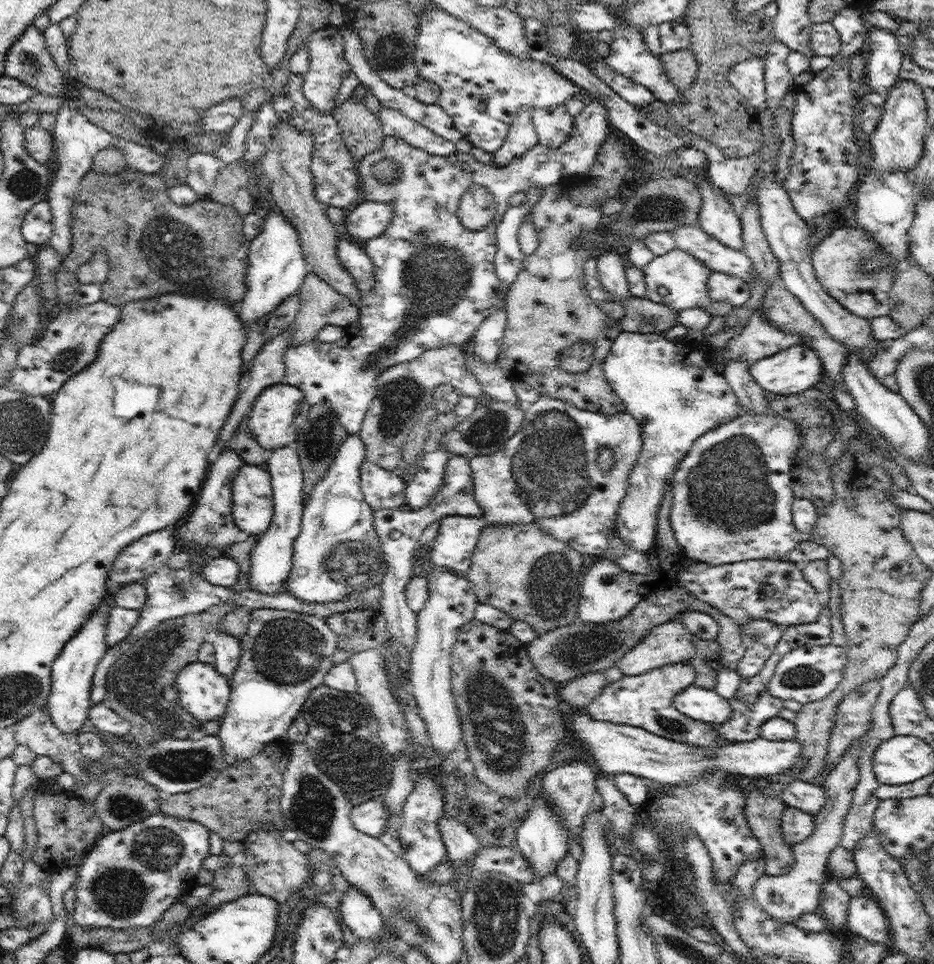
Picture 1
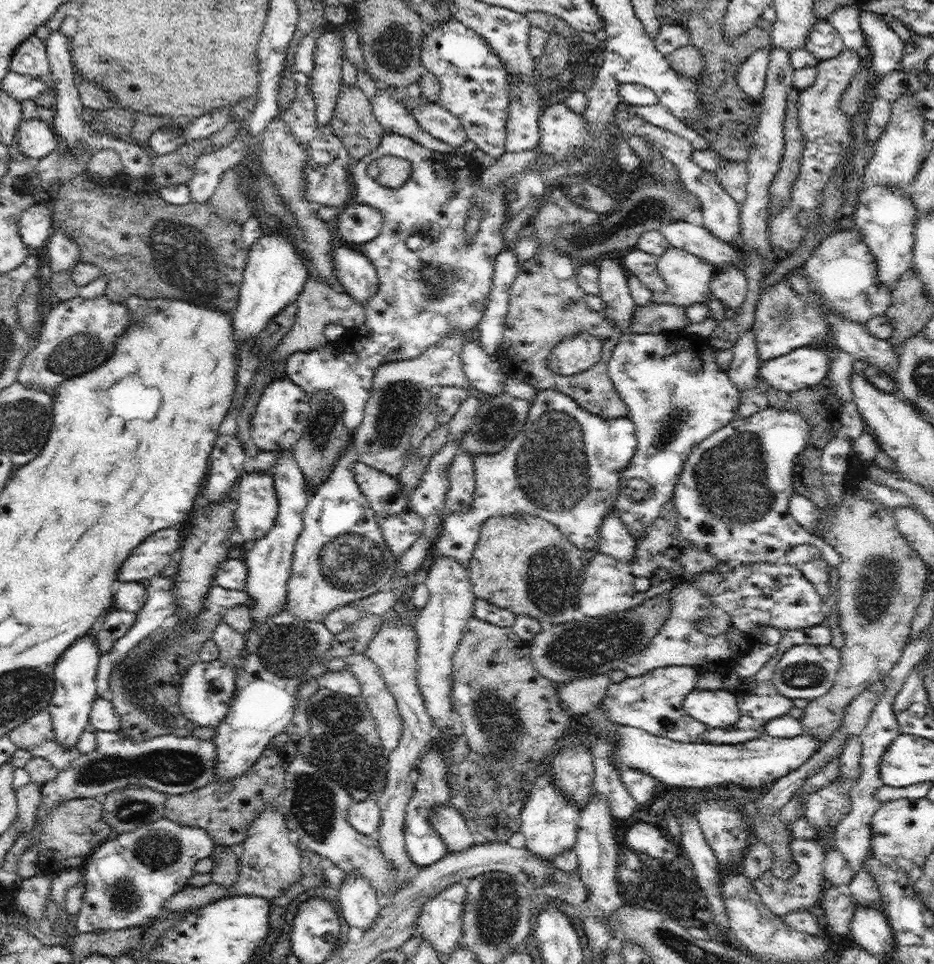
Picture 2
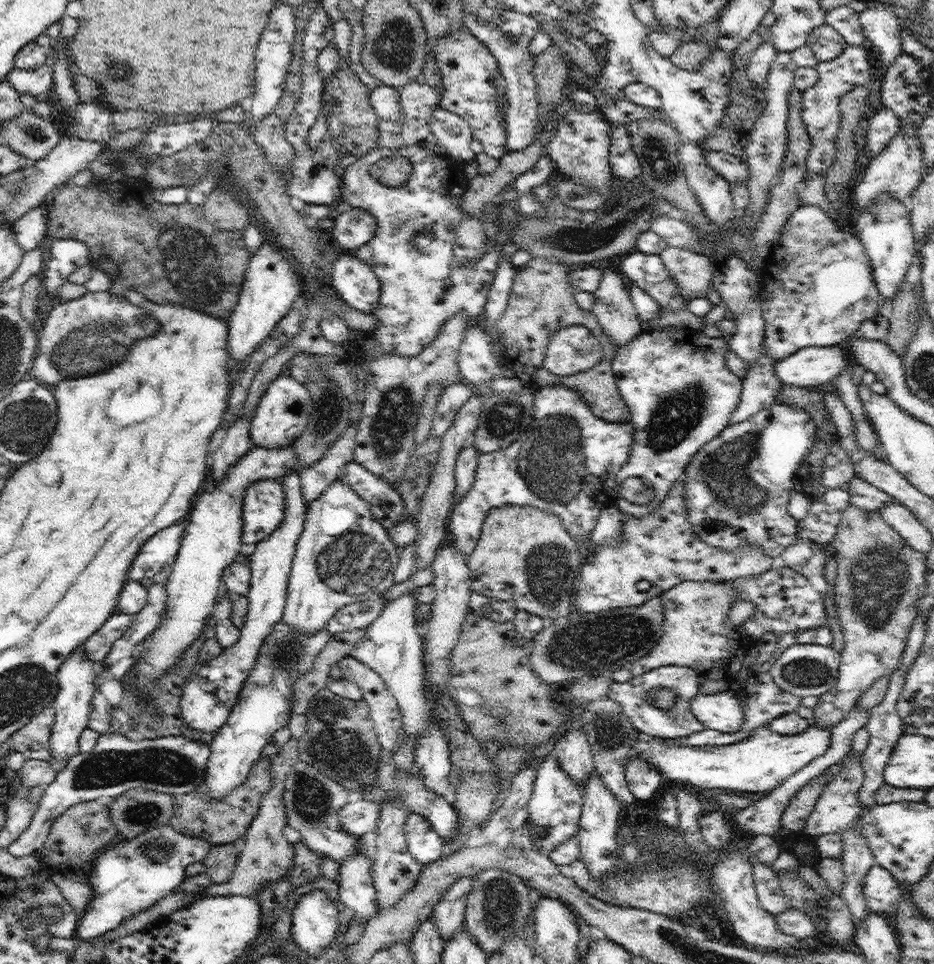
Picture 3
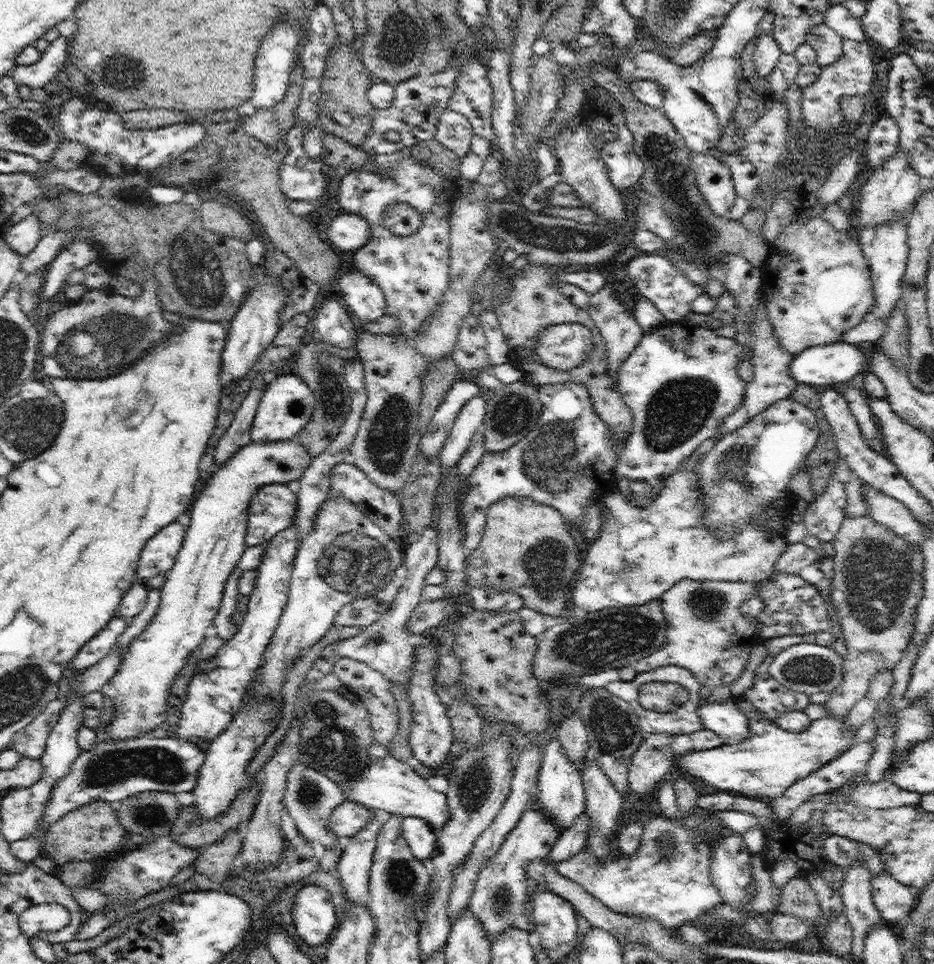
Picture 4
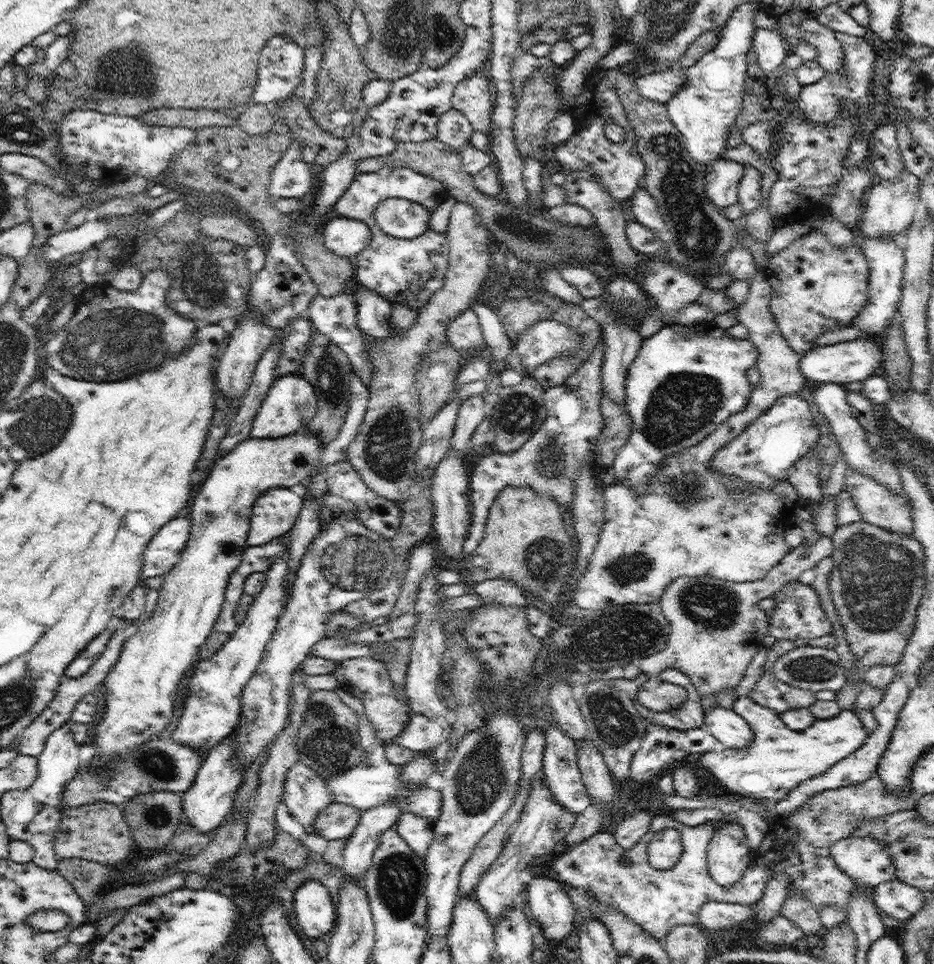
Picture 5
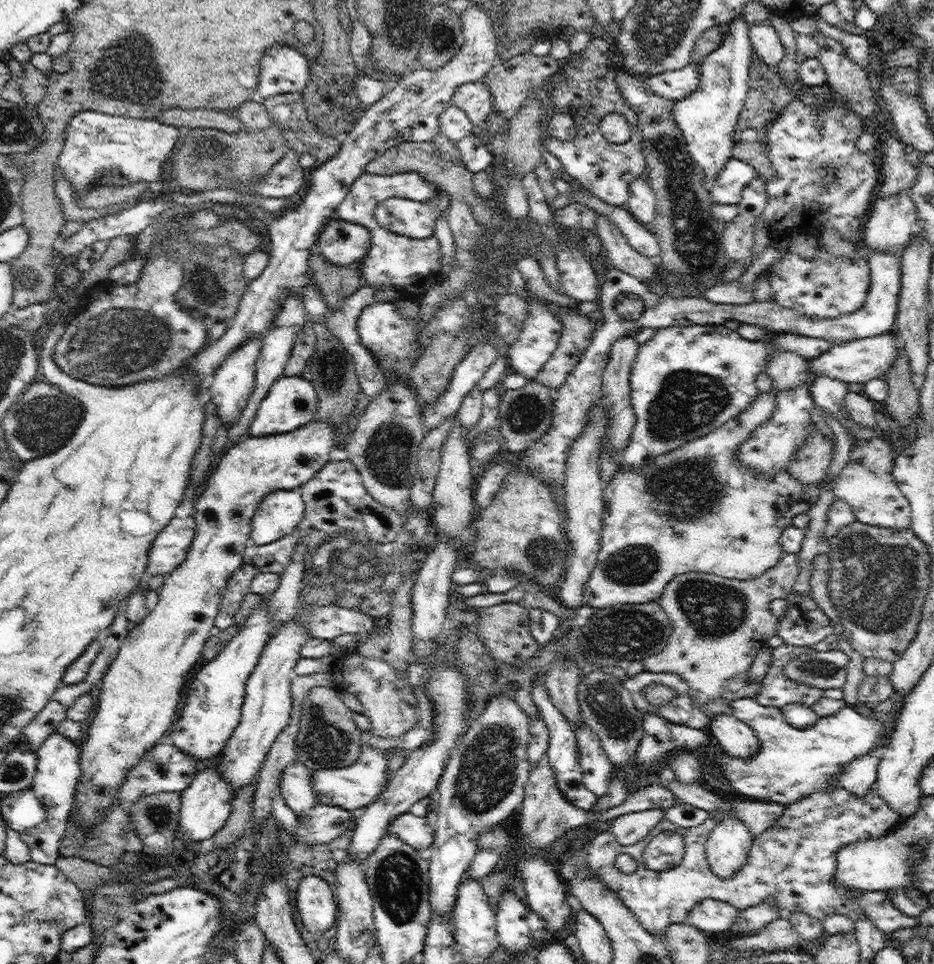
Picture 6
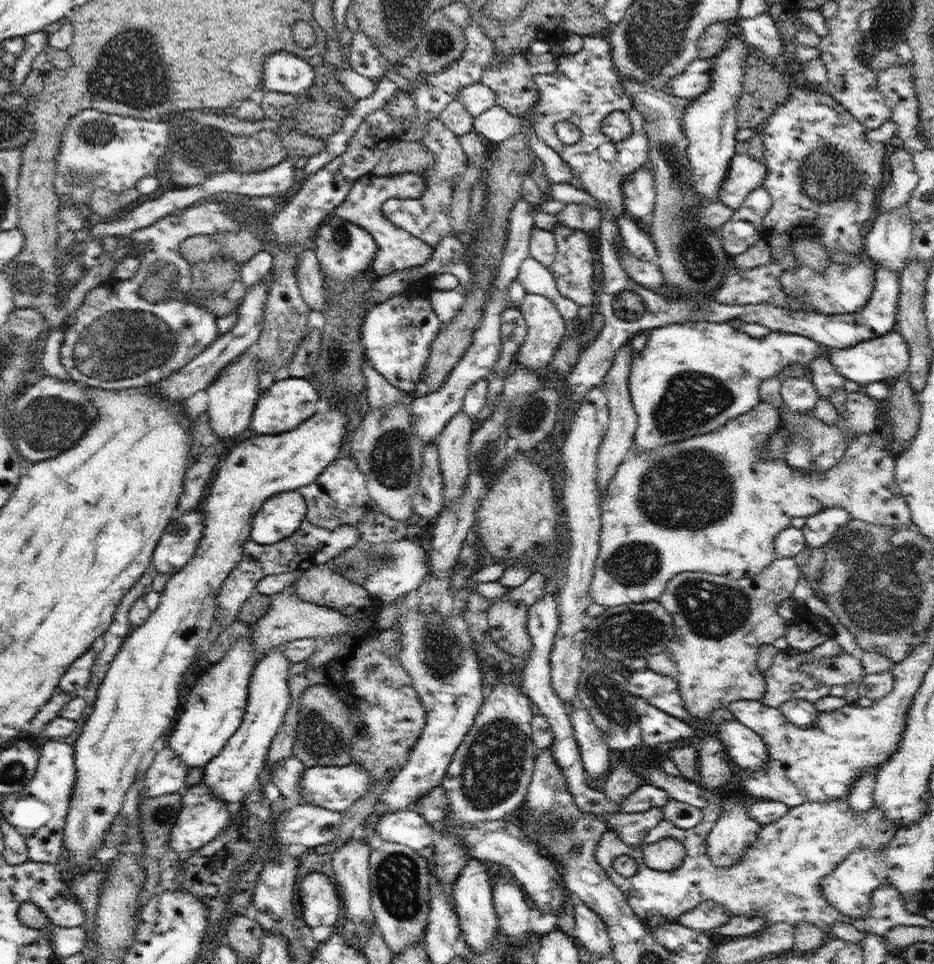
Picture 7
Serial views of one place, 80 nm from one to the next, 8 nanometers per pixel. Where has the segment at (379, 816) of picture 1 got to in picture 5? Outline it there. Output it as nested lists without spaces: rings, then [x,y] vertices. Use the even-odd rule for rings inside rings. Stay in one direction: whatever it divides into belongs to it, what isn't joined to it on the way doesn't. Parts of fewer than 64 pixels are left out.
[[[332,801],[317,814],[313,830],[327,841],[349,838],[359,823],[362,811],[348,804]]]

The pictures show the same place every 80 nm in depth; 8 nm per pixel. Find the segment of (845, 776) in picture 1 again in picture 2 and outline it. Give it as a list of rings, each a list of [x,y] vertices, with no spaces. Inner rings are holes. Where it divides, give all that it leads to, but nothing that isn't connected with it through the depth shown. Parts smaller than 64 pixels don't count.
[[[827,826],[817,833],[815,839],[792,840],[790,849],[793,858],[797,862],[798,872],[792,880],[780,880],[775,878],[771,870],[766,870],[753,880],[757,893],[761,896],[761,901],[779,917],[783,917],[787,912],[793,910],[806,910],[810,906],[818,904],[822,881],[826,878],[823,875],[823,864],[828,857],[828,849],[824,847],[826,842],[832,842],[836,838],[835,826]]]

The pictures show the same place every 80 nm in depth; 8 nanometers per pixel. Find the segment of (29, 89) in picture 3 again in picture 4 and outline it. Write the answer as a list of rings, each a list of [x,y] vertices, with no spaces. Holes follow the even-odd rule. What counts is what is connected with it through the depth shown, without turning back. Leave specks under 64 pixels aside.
[[[60,35],[49,43],[48,48],[41,54],[41,59],[33,65],[16,65],[13,70],[13,79],[18,86],[25,84],[32,89],[42,88],[58,71],[69,62],[69,39]]]

